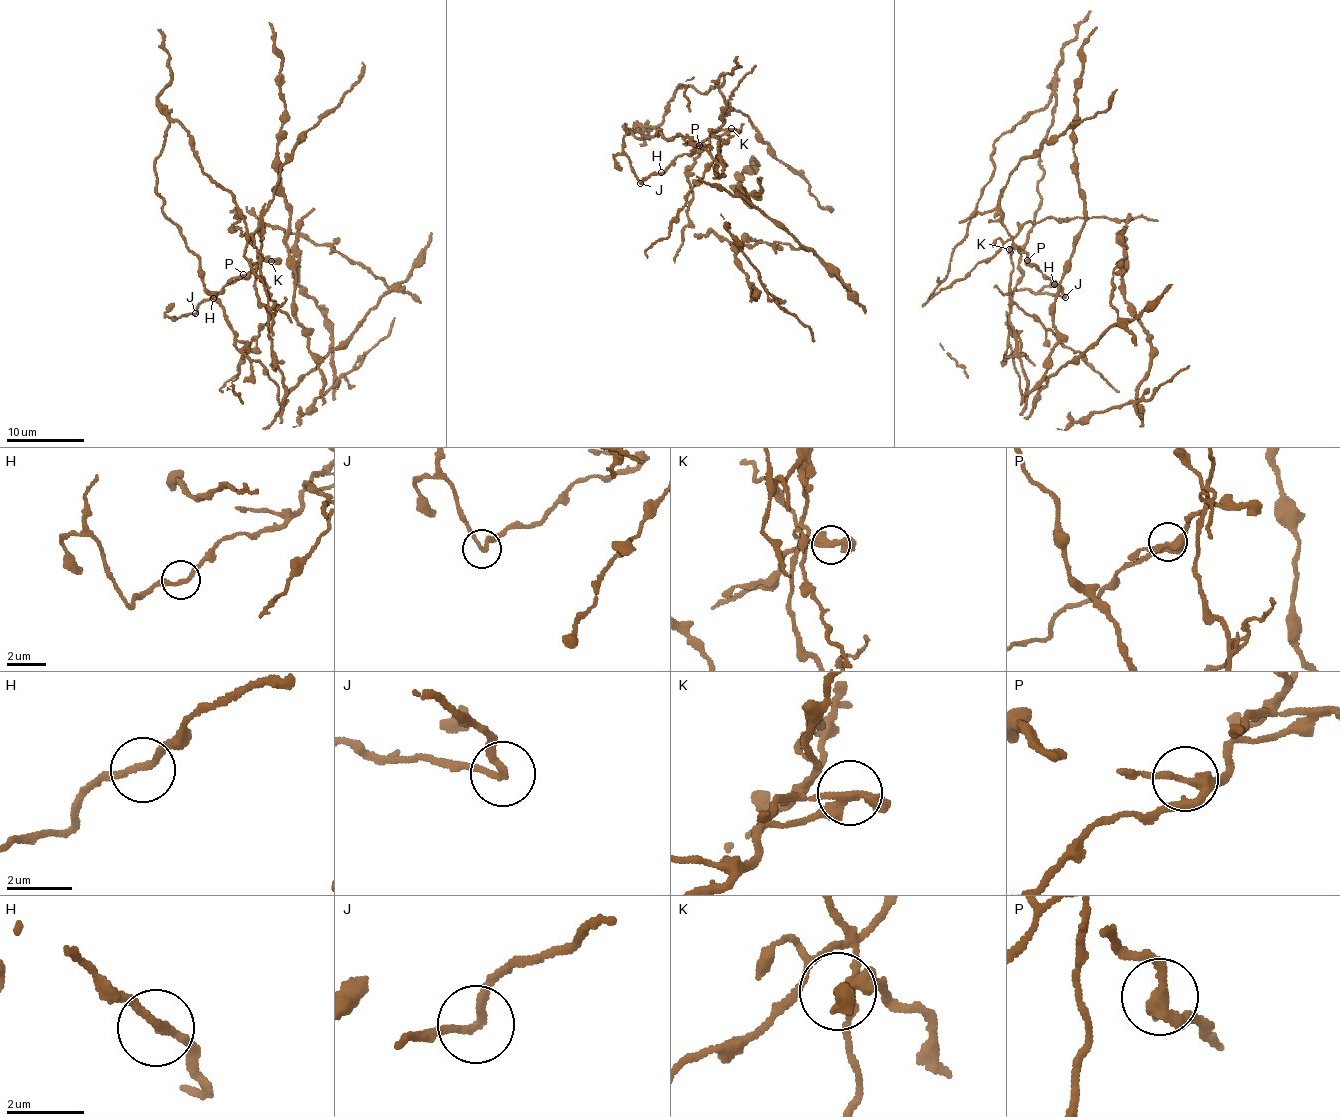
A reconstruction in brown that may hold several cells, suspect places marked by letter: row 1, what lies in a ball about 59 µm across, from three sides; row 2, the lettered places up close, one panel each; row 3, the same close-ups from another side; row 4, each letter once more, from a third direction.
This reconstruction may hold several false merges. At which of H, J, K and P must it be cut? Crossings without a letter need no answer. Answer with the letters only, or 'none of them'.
J, K

